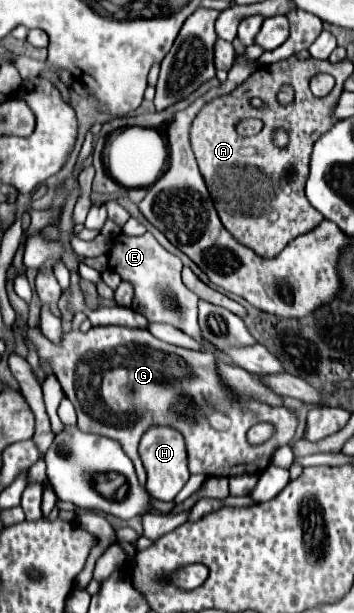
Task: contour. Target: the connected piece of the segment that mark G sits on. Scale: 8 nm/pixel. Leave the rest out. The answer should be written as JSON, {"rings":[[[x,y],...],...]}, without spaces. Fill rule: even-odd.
{"rings":[[[121,325],[91,327],[87,333],[69,331],[59,345],[51,343],[39,329],[29,327],[29,341],[37,345],[39,357],[51,363],[65,397],[73,401],[79,429],[119,441],[125,455],[133,461],[142,485],[146,483],[147,474],[138,446],[147,429],[147,421],[181,431],[187,441],[189,471],[193,475],[203,473],[205,477],[231,477],[235,471],[237,475],[259,475],[271,465],[273,453],[295,439],[297,413],[255,399],[239,401],[233,389],[221,379],[215,355],[209,351],[173,347],[155,339],[147,329]],[[223,409],[231,409],[231,413]],[[261,421],[277,425],[277,437],[261,447],[251,447],[245,435],[253,423]]]}

